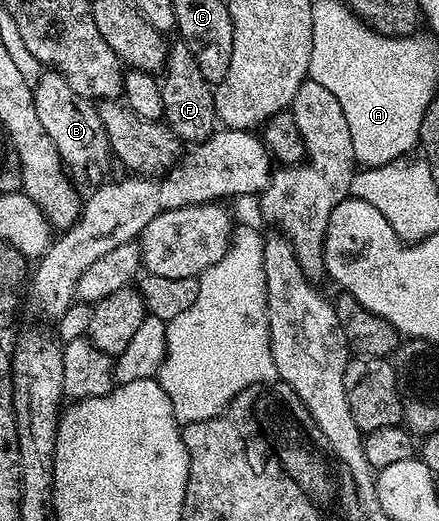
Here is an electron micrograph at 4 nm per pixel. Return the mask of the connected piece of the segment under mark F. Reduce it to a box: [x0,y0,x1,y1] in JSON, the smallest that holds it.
[162,38,217,146]

